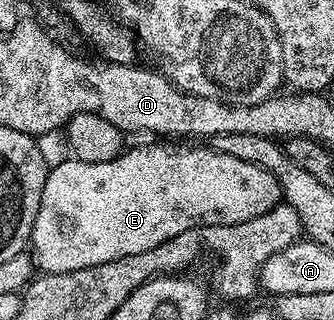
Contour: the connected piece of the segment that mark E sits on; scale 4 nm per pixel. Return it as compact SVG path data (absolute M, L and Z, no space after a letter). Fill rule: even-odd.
M159 143L163 144L141 144L130 152L122 151L111 162L79 162L67 158L48 169L31 244L31 255L42 273L103 266L131 254L143 254L188 228L247 222L282 203L281 183L273 173L257 164L243 162L243 158L221 154L207 146L172 148L169 145L172 143Z

